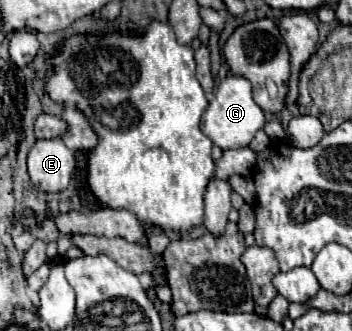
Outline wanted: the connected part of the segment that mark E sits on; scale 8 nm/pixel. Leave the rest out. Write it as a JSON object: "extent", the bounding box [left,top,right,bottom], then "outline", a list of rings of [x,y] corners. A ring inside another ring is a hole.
{"extent":[28,138,74,192],"outline":[[[62,138],[36,140],[36,144],[28,152],[30,180],[42,192],[64,190],[70,184],[74,168],[74,154],[64,146]]]}

